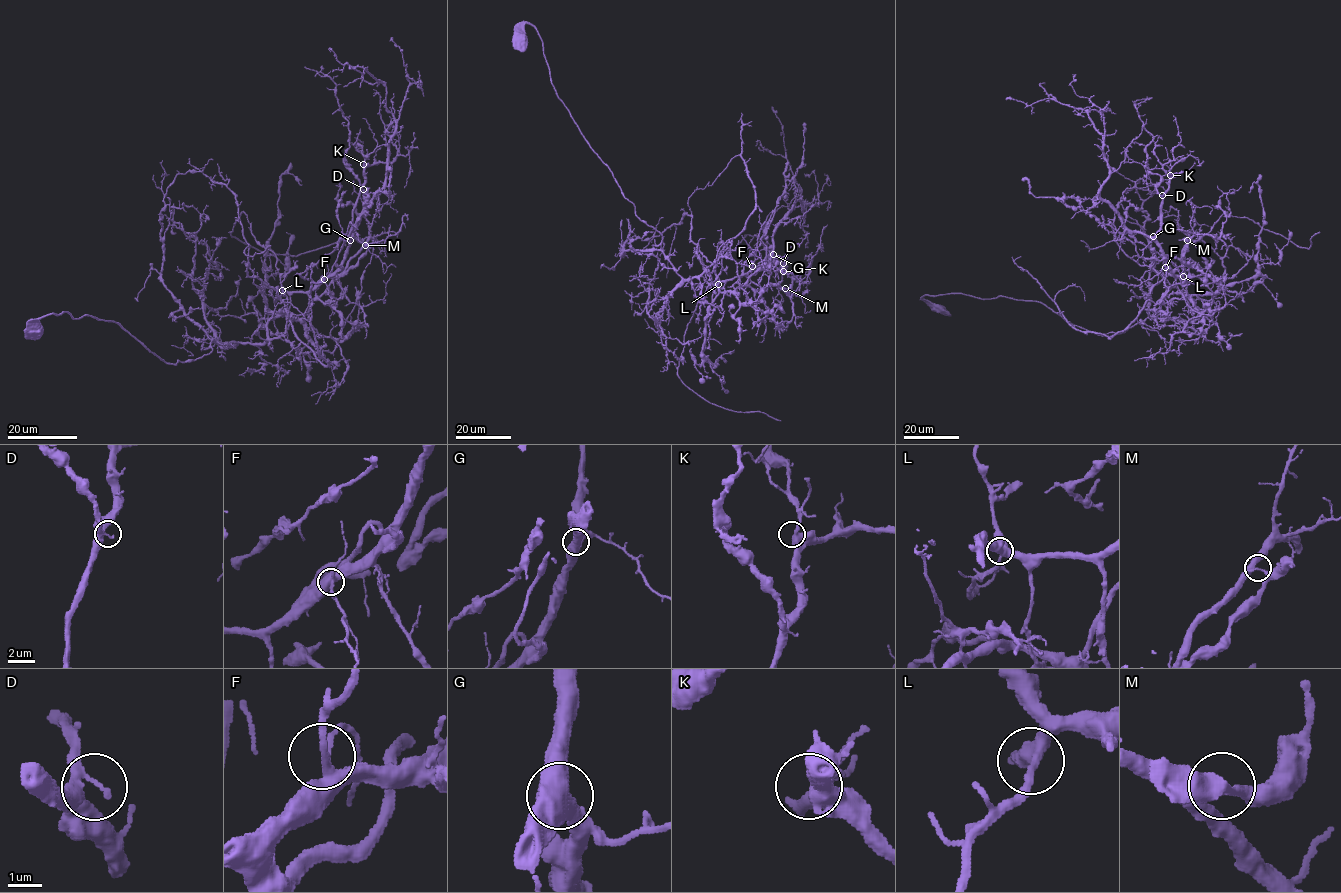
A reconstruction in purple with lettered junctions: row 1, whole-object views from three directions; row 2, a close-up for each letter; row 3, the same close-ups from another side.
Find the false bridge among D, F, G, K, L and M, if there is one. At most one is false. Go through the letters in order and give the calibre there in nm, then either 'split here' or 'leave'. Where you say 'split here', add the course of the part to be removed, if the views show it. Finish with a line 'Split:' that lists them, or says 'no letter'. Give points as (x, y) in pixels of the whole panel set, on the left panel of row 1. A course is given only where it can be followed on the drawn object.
D: 240 nm thick; leave
F: 280 nm thick; leave
G: 550 nm thick; leave
K: 500 nm thick; leave
L: 320 nm thick; leave
M: 180 nm thick; split here; foreign part runs (365, 245), (321, 278), (381, 191), (396, 131), (386, 87), (349, 69)
Split: M

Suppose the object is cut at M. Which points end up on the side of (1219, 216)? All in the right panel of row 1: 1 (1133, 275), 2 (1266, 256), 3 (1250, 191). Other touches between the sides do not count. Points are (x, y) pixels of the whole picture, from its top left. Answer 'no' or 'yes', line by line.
1: no
2: no
3: no

